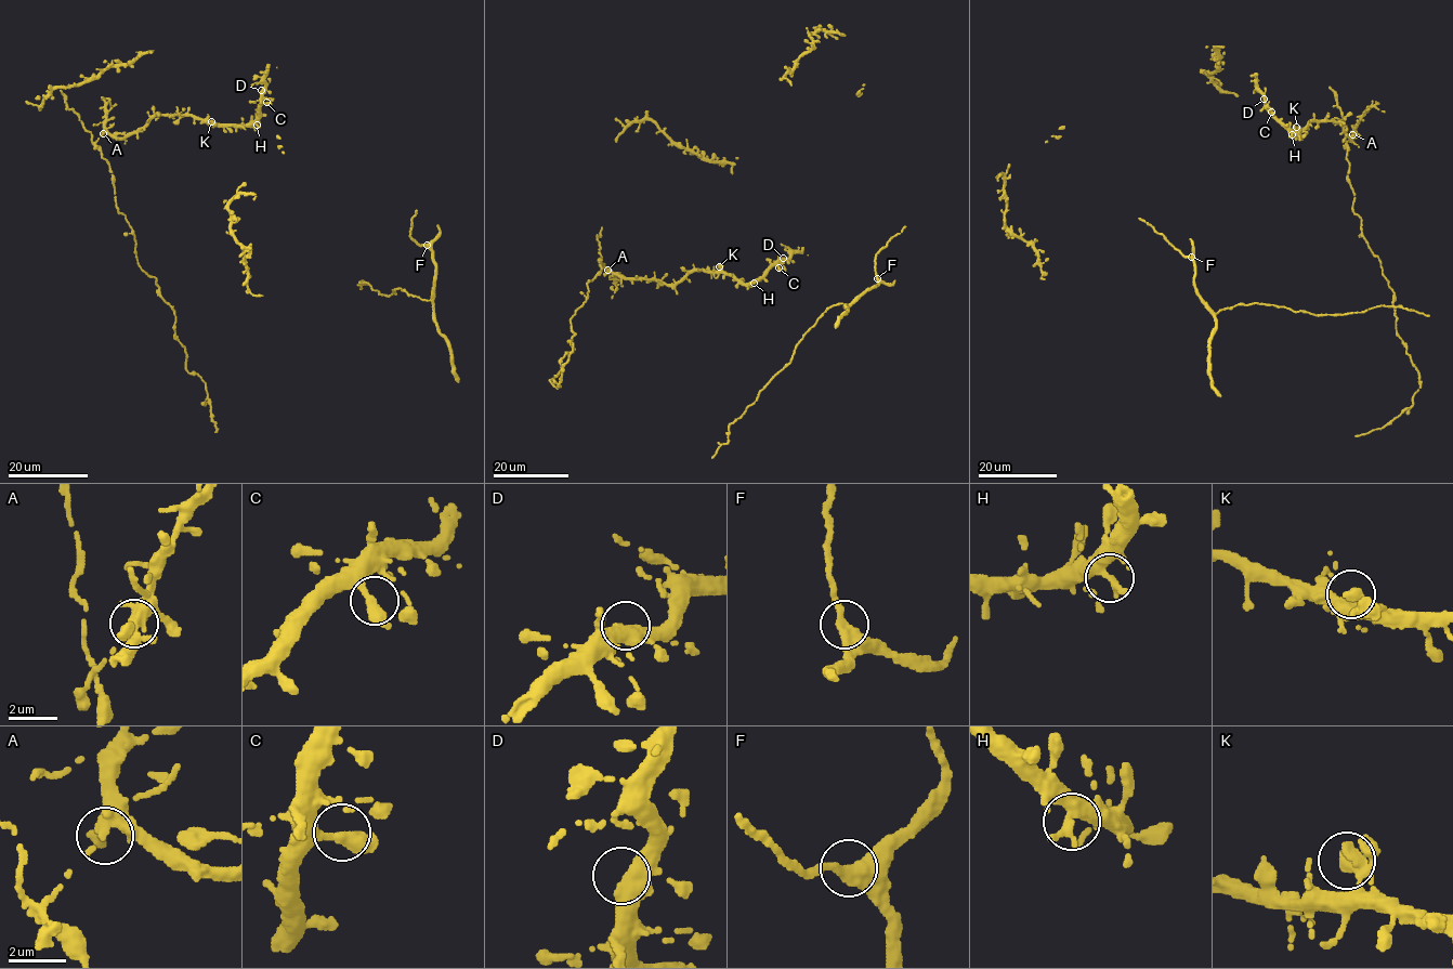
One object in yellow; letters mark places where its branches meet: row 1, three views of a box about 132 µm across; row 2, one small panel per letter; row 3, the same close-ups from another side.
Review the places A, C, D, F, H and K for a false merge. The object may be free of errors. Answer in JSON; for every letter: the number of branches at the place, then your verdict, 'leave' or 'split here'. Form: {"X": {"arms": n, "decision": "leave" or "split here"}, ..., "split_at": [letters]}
{"A": {"arms": 2, "decision": "split here"}, "C": {"arms": 2, "decision": "leave"}, "D": {"arms": 2, "decision": "leave"}, "F": {"arms": 2, "decision": "leave"}, "H": {"arms": 1, "decision": "leave"}, "K": {"arms": 1, "decision": "leave"}, "split_at": ["A"]}

